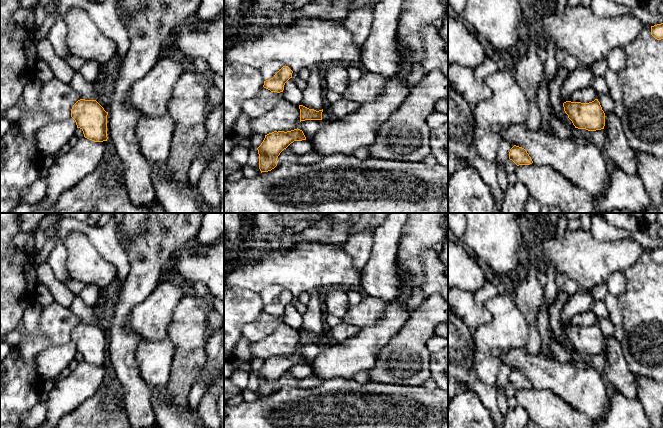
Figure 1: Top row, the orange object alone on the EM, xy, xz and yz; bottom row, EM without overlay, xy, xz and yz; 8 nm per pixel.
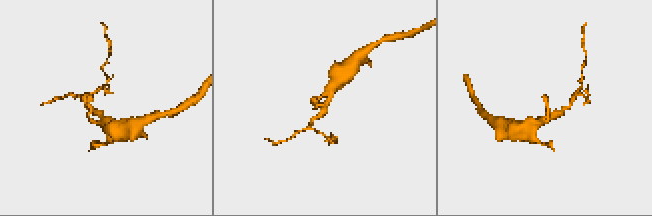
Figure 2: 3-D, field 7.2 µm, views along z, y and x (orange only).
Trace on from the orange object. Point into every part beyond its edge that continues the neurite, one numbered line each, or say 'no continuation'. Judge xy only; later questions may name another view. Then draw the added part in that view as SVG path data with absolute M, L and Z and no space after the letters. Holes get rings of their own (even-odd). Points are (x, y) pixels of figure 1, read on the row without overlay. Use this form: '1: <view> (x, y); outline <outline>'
no continuation

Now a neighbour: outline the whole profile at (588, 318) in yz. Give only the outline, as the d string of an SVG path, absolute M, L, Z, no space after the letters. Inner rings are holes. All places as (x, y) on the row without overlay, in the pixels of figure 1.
M590 309L573 316L567 325L589 327L597 323L597 321L596 314Z

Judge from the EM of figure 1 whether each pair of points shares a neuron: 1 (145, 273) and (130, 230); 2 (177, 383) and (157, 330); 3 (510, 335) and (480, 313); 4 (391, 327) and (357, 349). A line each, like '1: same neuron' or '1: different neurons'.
1: different neurons
2: different neurons
3: different neurons
4: same neuron

